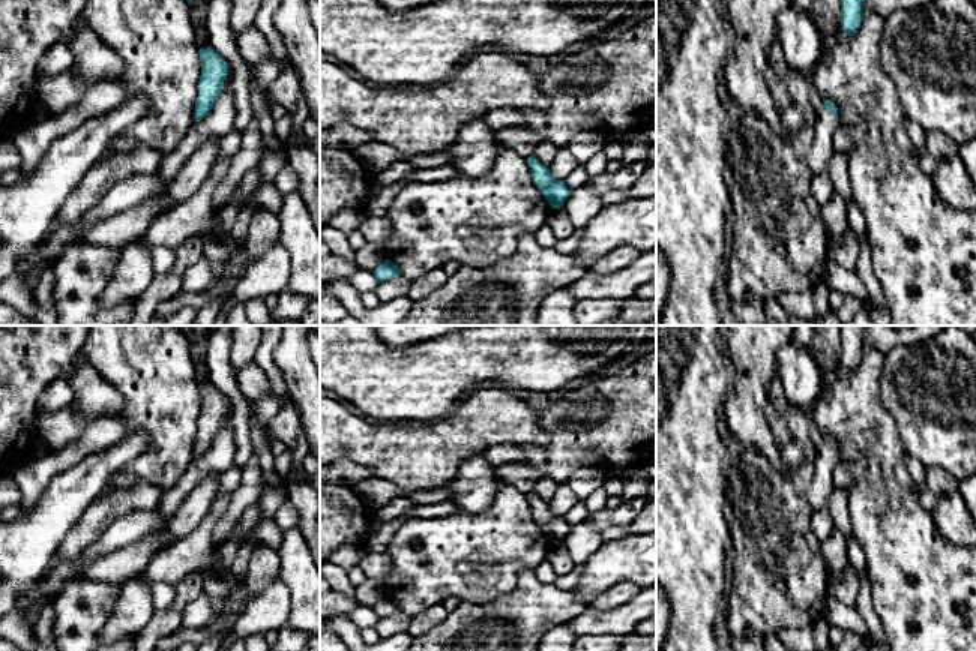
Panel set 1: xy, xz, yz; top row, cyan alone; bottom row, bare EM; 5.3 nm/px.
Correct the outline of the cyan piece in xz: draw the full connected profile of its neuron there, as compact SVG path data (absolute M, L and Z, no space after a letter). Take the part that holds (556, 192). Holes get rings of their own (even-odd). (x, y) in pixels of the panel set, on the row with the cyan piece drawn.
M533 154L527 158L533 183L539 188L551 208L560 208L569 198L571 190L565 180L556 180L550 168L542 165Z

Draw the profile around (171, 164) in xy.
M225 62L228 75L224 81L224 88L213 104L210 112L200 122L195 122L188 134L182 138L179 146L164 158L158 174L167 184L179 174L183 164L191 154L198 150L204 141L212 136L225 136L234 130L236 105L233 96L233 68L231 63Z

